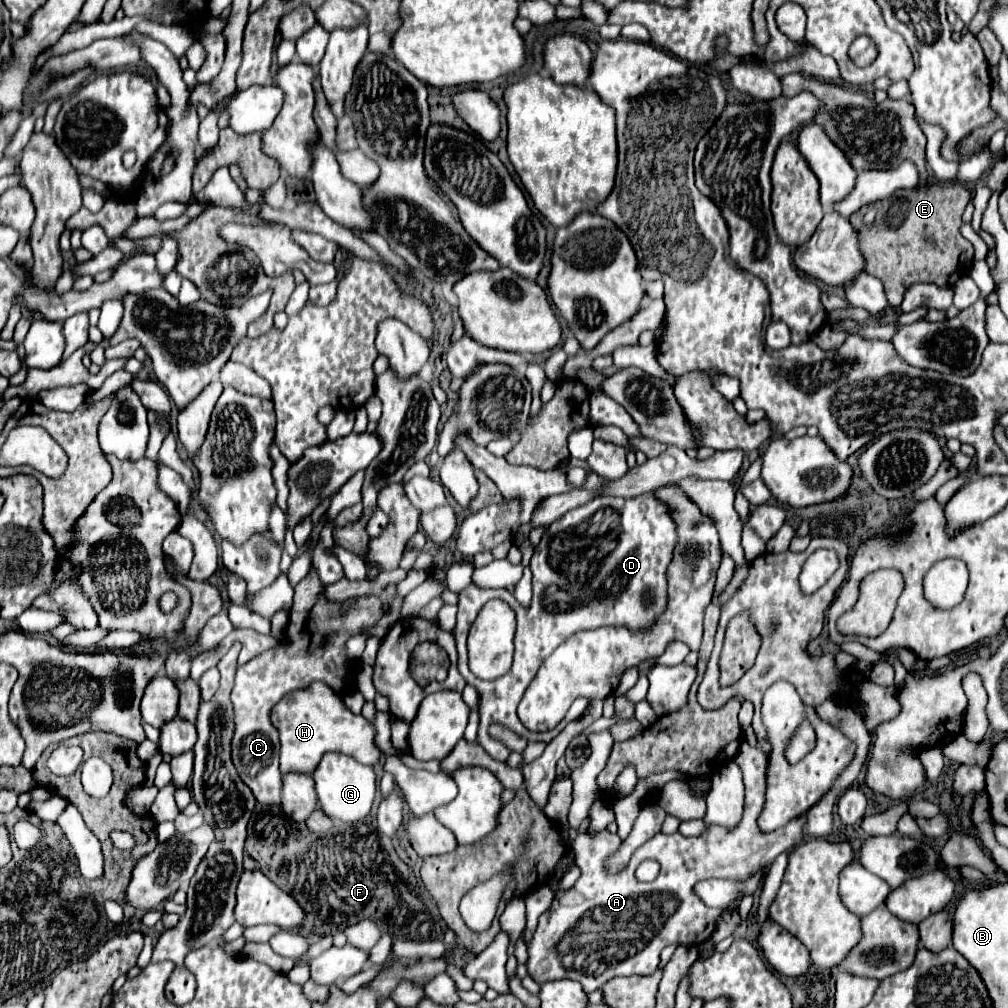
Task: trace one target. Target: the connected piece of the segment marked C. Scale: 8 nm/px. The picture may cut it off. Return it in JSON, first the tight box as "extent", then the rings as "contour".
{"extent":[231,567,383,805],"contour":[[[311,567],[307,577],[295,585],[293,607],[283,641],[237,669],[237,685],[231,693],[235,707],[235,735],[231,741],[233,763],[259,803],[275,805],[281,801],[283,775],[279,771],[279,733],[271,723],[271,709],[291,691],[305,689],[313,681],[323,681],[341,697],[353,679],[353,665],[347,657],[345,643],[363,629],[379,623],[383,615],[383,601],[379,597],[357,597],[355,603],[343,611],[341,603],[333,603],[325,597],[325,585],[321,583],[317,569]]]}

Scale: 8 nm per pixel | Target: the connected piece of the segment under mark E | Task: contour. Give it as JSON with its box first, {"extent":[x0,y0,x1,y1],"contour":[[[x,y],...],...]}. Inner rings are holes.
{"extent":[851,181,973,309],"contour":[[[957,181],[927,183],[925,187],[917,187],[917,189],[899,189],[889,201],[895,201],[901,205],[901,215],[897,213],[895,217],[891,209],[887,213],[887,225],[881,227],[877,235],[873,234],[877,230],[873,228],[874,225],[863,223],[863,216],[868,207],[862,207],[857,213],[851,214],[851,223],[855,223],[855,227],[861,229],[859,246],[867,261],[865,271],[883,281],[887,291],[887,301],[893,309],[901,305],[905,291],[915,283],[937,281],[937,285],[941,287],[947,287],[947,285],[951,287],[961,277],[967,277],[971,273],[973,245],[967,239],[963,239],[963,245],[961,245],[961,231],[959,231],[961,215],[969,205],[971,197],[973,193]],[[915,245],[919,249],[919,255],[925,255],[925,257],[915,257]],[[961,255],[963,255],[963,263],[961,263]]]}

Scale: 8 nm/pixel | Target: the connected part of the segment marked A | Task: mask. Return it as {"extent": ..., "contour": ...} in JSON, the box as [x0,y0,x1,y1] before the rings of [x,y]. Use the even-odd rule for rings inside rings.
{"extent":[527,741,807,993],"contour":[[[743,741],[733,761],[741,767],[745,779],[745,815],[741,825],[733,831],[709,827],[699,837],[659,833],[641,845],[628,866],[617,875],[607,875],[605,871],[607,857],[621,847],[621,837],[617,833],[603,829],[597,833],[583,831],[575,837],[571,849],[583,873],[571,889],[557,891],[551,907],[539,917],[539,927],[527,949],[527,969],[535,981],[545,983],[567,977],[581,981],[583,989],[591,993],[619,975],[651,975],[659,965],[659,953],[665,945],[699,945],[711,939],[715,931],[715,921],[723,911],[709,909],[697,899],[693,893],[697,881],[709,877],[747,881],[757,871],[765,869],[765,865],[771,865],[779,853],[803,839],[807,814],[773,833],[763,833],[757,827],[757,817],[765,803],[765,753]],[[646,859],[657,859],[661,863],[661,873],[653,883],[643,885],[637,881],[635,871]],[[639,903],[649,903],[649,913],[641,913]]]}

